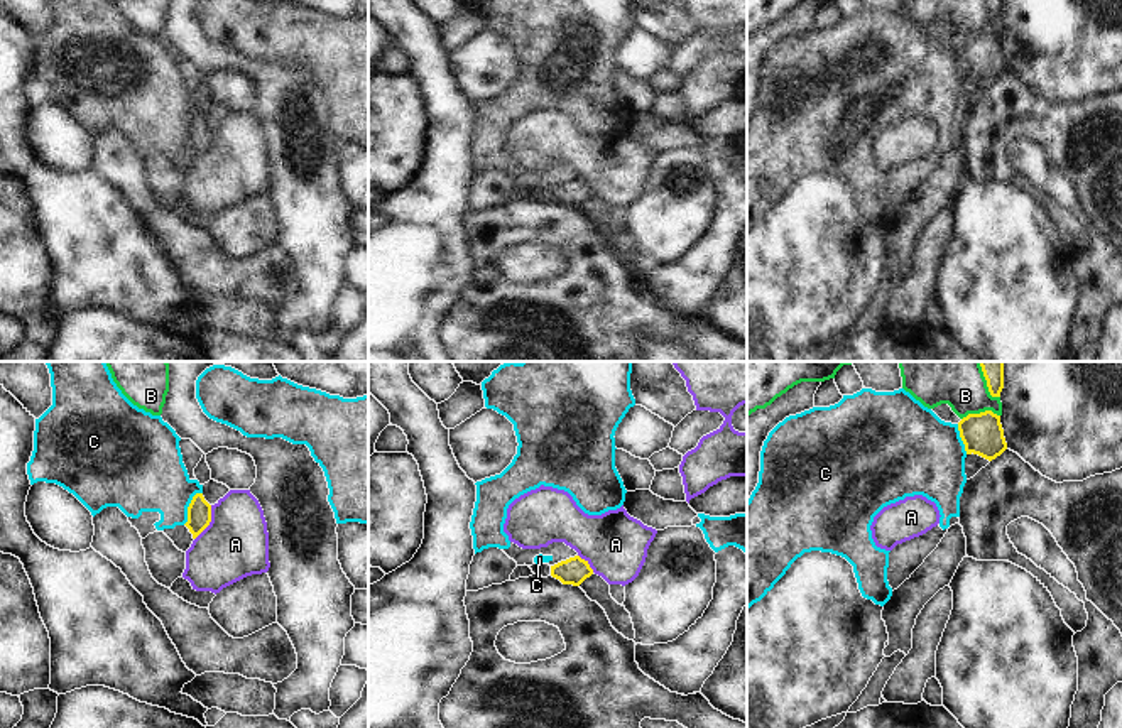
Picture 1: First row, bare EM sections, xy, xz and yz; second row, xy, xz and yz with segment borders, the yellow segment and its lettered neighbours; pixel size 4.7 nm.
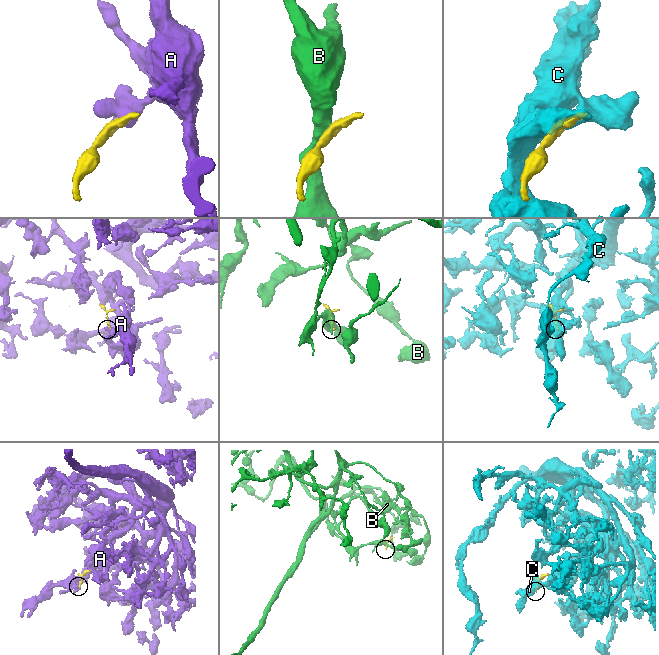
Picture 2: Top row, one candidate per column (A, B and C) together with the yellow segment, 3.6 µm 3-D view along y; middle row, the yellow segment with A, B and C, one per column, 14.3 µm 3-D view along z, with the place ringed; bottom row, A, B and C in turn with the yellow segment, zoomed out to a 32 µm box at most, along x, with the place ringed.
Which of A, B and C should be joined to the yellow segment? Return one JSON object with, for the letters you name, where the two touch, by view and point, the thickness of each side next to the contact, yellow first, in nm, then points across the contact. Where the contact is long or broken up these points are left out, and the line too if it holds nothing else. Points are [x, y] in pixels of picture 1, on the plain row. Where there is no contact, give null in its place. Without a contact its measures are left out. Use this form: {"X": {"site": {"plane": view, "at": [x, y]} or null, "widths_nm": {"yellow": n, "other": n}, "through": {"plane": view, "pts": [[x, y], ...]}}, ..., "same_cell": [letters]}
{"same_cell": []}

